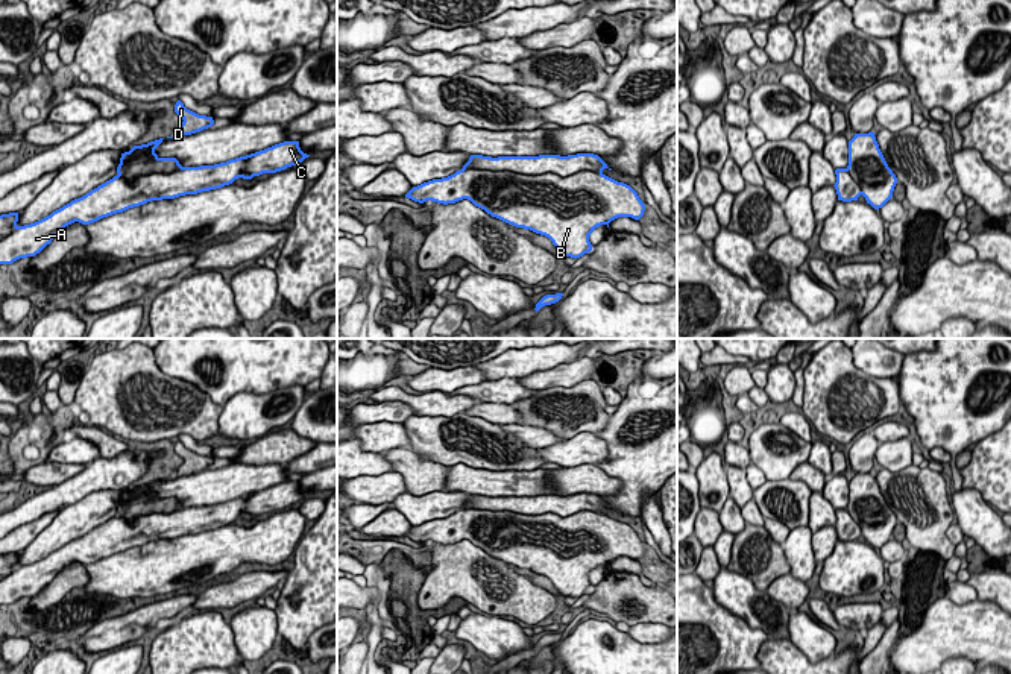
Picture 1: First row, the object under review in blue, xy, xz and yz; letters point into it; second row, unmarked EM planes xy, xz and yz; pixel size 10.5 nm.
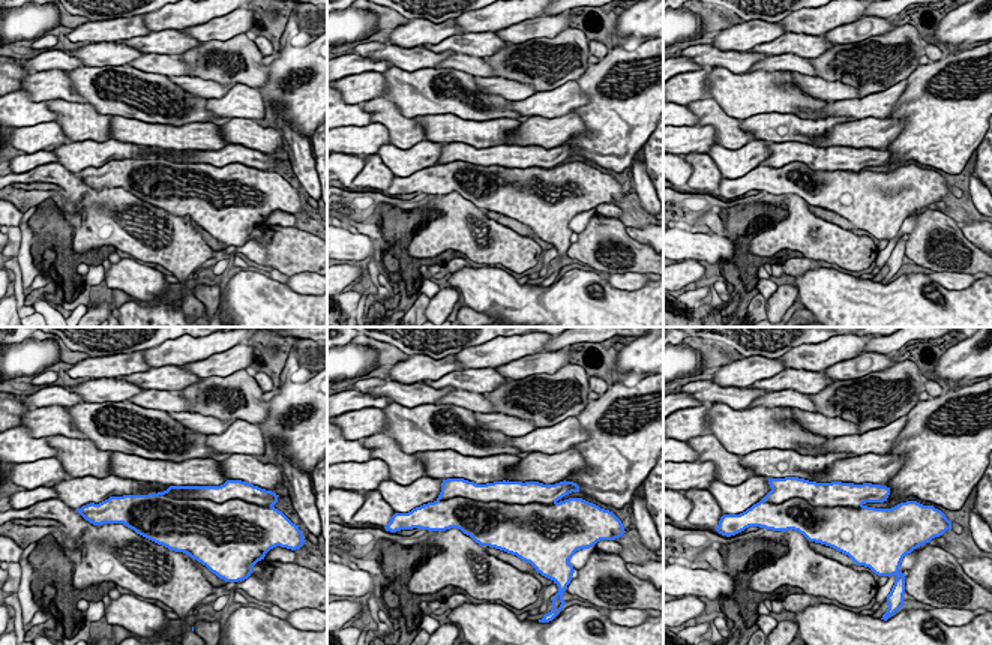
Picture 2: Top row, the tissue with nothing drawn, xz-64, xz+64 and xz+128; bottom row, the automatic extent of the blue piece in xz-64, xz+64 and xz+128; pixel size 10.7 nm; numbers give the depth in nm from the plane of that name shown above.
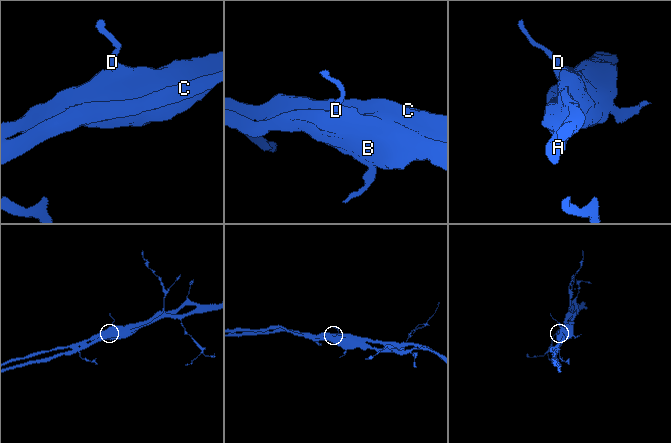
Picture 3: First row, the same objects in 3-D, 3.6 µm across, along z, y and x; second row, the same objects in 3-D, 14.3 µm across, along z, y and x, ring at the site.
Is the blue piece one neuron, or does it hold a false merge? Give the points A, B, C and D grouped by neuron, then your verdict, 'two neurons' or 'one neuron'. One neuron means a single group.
groups A C / B D; two neurons

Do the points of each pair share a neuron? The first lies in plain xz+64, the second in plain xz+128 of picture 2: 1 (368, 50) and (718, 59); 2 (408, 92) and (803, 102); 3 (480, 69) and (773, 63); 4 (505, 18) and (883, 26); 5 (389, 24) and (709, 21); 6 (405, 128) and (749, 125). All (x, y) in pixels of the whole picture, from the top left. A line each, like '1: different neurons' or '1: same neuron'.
1: same neuron
2: same neuron
3: same neuron
4: different neurons
5: same neuron
6: different neurons

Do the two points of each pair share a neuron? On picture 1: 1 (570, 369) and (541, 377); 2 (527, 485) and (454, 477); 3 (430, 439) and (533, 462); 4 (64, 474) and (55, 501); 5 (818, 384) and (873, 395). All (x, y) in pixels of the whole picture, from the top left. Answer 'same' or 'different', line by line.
1: same
2: same
3: same
4: different
5: same

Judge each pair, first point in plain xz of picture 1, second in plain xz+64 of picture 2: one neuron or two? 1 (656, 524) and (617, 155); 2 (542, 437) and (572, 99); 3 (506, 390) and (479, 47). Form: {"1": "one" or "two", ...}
{"1": "two", "2": "two", "3": "one"}

